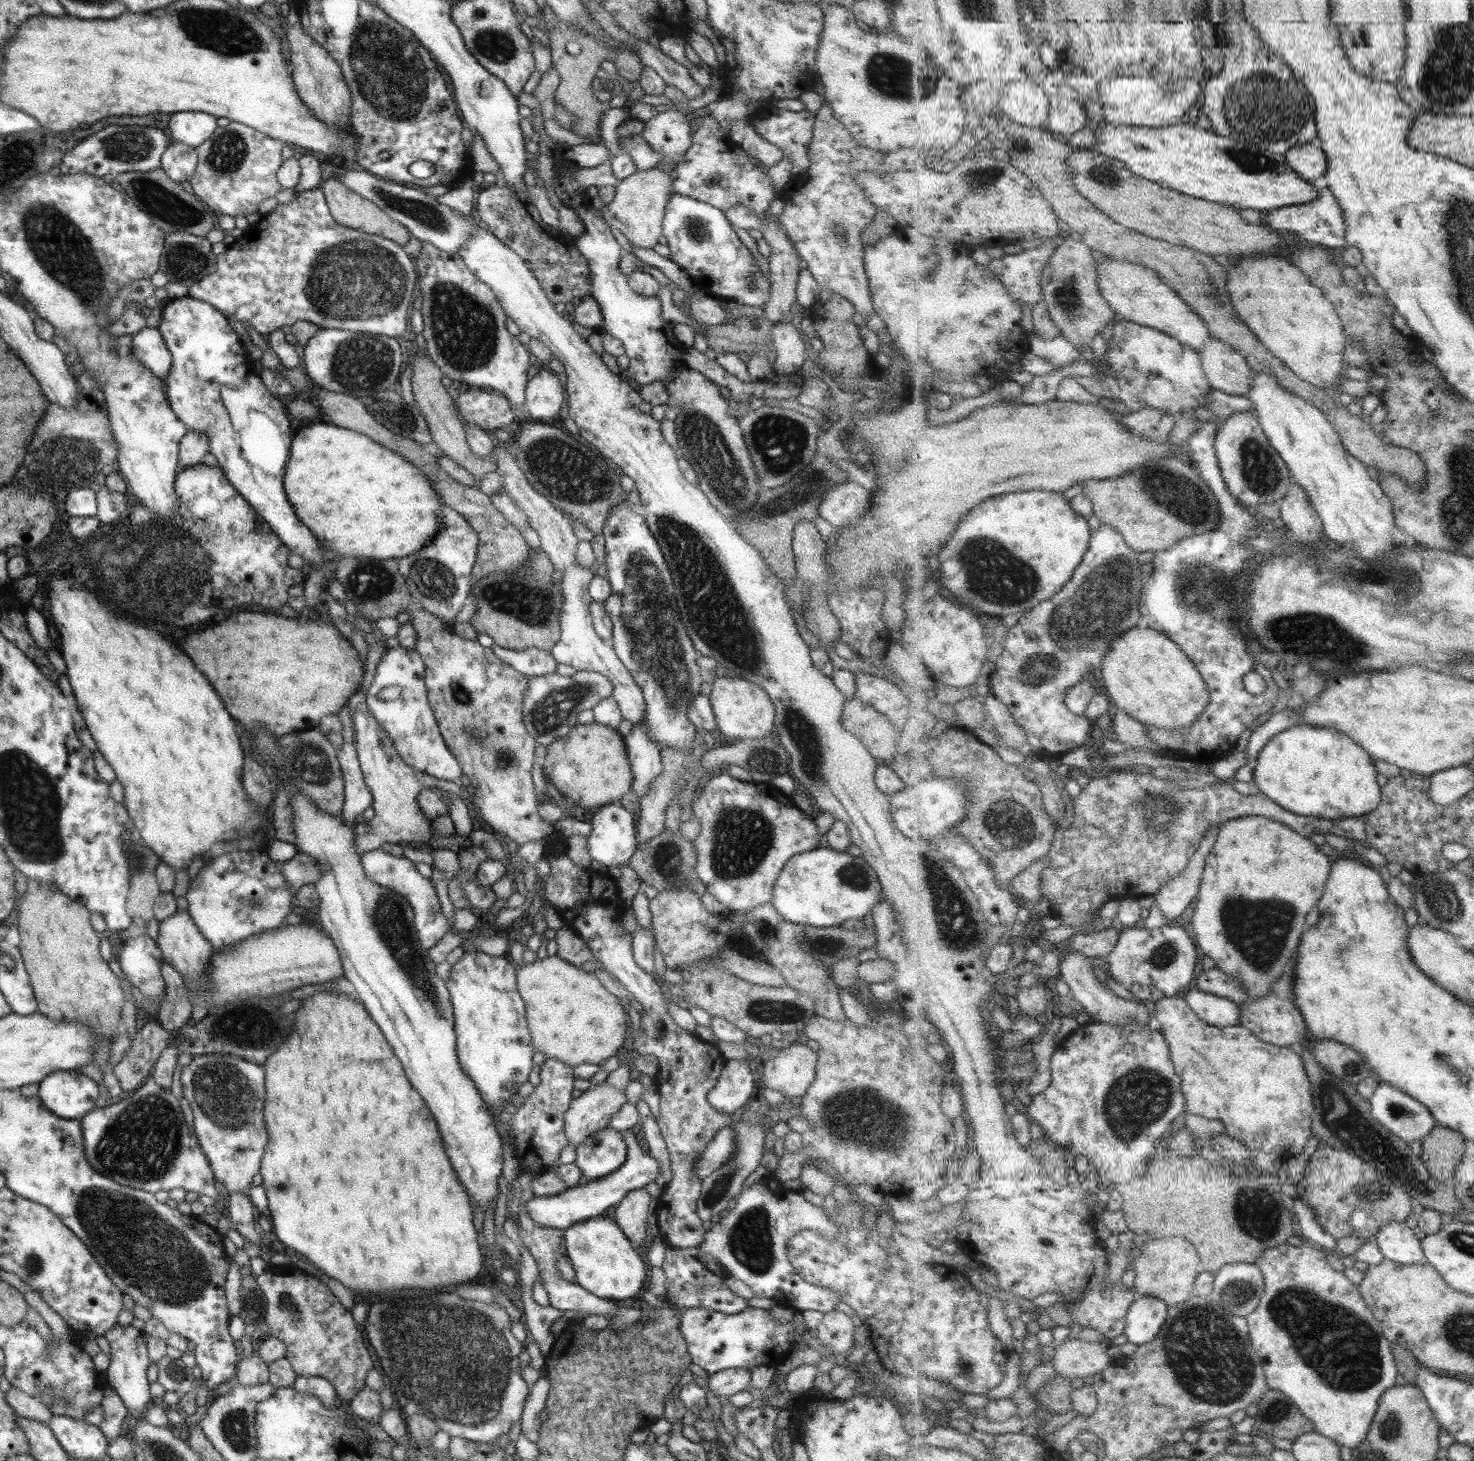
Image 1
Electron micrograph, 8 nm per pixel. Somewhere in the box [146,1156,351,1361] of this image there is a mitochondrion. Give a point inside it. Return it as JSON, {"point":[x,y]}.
{"point":[287,1303]}

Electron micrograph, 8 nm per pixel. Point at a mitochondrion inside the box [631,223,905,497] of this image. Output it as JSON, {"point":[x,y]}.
{"point":[780,441]}

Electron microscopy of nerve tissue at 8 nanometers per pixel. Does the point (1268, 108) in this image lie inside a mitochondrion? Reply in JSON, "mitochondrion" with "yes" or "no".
{"mitochondrion":"yes"}

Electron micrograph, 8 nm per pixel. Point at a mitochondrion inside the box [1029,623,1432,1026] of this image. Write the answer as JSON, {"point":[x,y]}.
{"point":[1259,932]}

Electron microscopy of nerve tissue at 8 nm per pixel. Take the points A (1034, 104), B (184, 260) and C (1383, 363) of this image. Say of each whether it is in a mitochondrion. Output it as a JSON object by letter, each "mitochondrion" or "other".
{"A":"other","B":"mitochondrion","C":"other"}

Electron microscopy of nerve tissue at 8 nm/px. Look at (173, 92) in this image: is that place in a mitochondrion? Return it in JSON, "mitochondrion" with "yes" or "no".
{"mitochondrion":"no"}

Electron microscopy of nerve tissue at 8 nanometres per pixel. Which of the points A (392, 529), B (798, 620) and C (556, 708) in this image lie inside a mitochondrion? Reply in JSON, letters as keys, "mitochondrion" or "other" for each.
{"A":"other","B":"other","C":"mitochondrion"}

